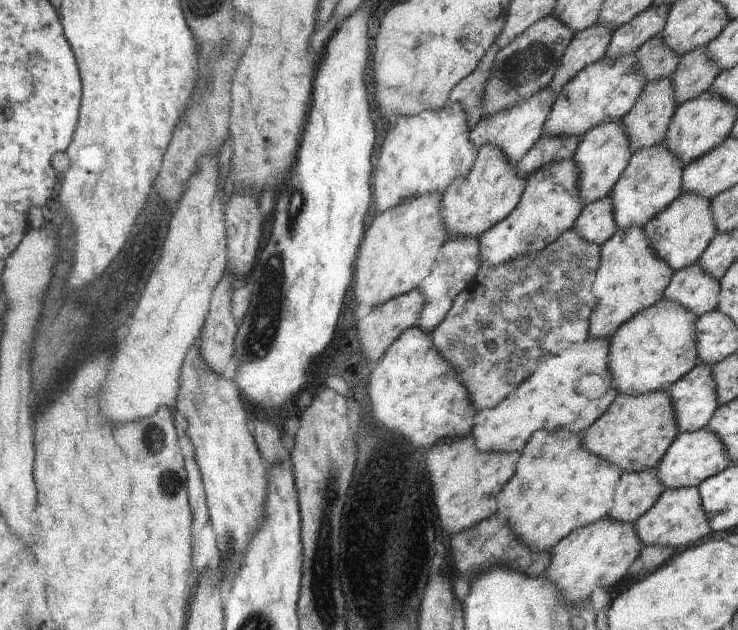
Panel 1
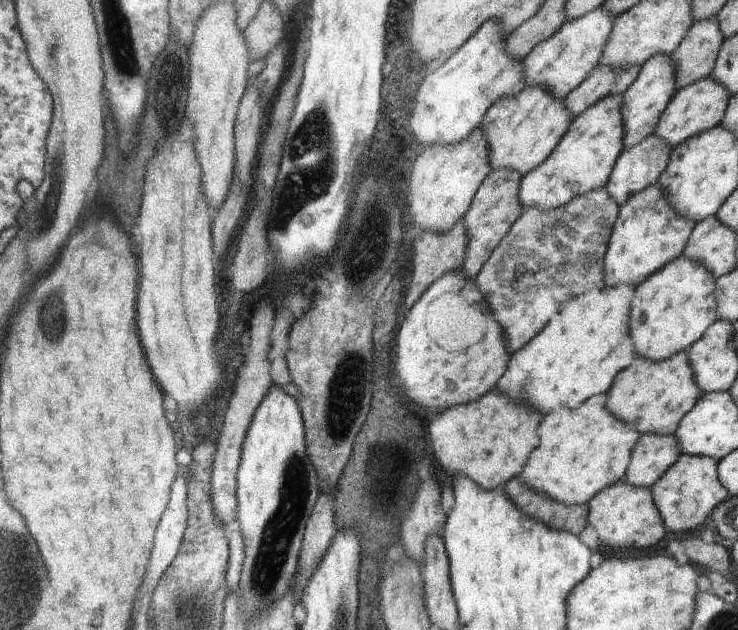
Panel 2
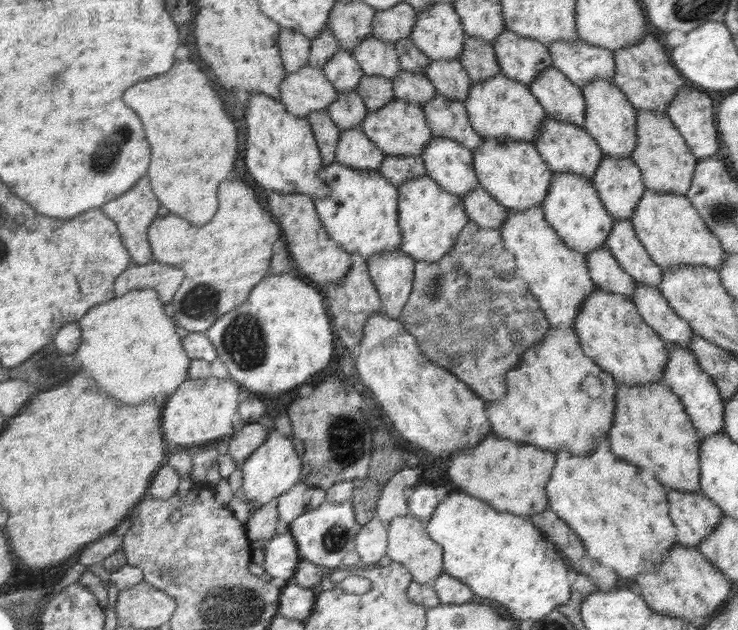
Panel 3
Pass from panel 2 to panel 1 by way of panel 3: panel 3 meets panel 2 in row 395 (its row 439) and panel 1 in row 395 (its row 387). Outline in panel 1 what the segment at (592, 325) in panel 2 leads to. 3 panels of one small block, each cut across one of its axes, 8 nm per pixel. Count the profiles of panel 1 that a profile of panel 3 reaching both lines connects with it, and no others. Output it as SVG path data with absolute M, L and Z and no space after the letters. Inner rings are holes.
M589 336L584 342L568 344L566 350L557 349L514 394L510 394L490 410L478 412L478 416L474 418L475 426L470 432L474 434L475 446L488 452L522 453L531 437L542 429L555 432L566 428L572 434L582 434L607 412L618 396L616 382L608 372L610 348L610 338ZM590 374L600 376L604 379L604 384L608 383L608 386L604 386L606 392L600 394L600 398L588 398L576 392L582 376Z

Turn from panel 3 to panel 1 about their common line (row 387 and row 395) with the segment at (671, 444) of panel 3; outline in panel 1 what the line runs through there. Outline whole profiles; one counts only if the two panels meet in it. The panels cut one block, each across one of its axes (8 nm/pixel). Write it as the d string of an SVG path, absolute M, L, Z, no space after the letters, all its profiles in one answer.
M666 392L618 394L614 404L590 428L582 433L583 446L606 462L625 472L642 472L655 468L667 454L679 434L675 406Z

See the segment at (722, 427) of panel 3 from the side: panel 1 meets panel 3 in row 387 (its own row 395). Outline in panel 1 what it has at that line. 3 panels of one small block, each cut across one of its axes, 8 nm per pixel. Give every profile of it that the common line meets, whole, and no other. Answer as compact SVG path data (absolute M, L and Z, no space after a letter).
M699 362L686 377L664 389L675 406L679 432L705 428L719 408L712 364Z

